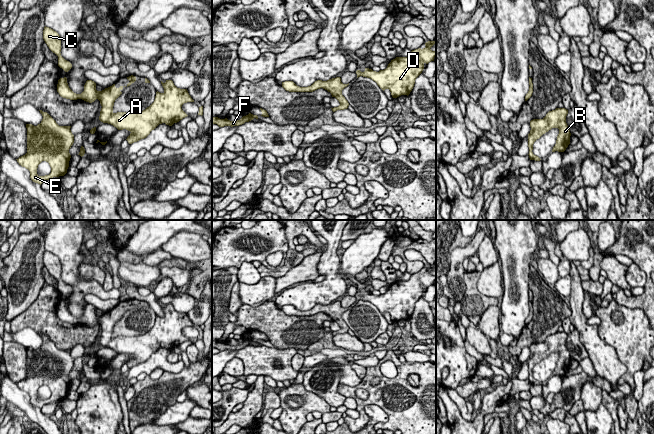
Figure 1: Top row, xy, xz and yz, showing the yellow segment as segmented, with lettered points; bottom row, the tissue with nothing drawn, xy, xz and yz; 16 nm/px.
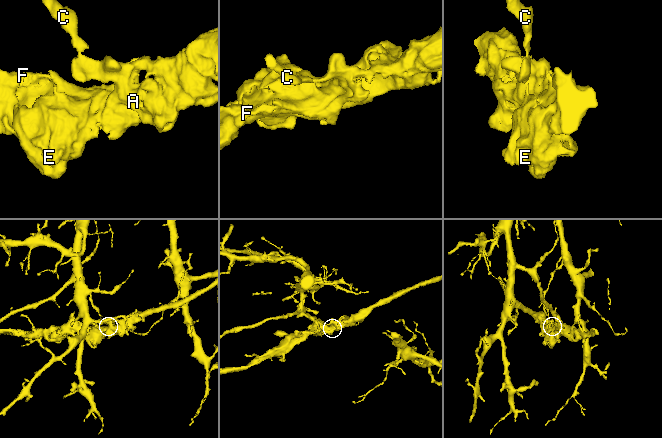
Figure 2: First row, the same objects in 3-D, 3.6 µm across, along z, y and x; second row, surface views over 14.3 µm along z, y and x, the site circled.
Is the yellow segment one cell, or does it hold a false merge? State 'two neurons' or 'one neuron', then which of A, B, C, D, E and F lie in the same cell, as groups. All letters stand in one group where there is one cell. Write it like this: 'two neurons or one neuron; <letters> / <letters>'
two neurons; A B D E F / C

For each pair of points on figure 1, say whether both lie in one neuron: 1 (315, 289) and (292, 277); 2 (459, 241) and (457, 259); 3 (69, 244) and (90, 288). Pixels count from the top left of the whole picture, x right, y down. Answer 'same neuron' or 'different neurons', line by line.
1: different neurons
2: different neurons
3: same neuron

